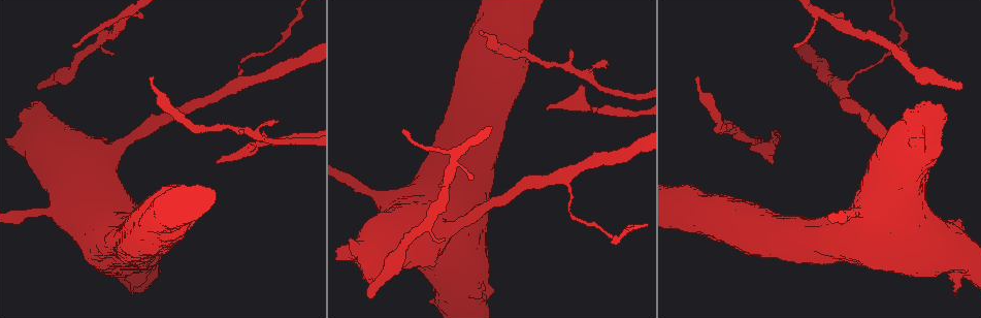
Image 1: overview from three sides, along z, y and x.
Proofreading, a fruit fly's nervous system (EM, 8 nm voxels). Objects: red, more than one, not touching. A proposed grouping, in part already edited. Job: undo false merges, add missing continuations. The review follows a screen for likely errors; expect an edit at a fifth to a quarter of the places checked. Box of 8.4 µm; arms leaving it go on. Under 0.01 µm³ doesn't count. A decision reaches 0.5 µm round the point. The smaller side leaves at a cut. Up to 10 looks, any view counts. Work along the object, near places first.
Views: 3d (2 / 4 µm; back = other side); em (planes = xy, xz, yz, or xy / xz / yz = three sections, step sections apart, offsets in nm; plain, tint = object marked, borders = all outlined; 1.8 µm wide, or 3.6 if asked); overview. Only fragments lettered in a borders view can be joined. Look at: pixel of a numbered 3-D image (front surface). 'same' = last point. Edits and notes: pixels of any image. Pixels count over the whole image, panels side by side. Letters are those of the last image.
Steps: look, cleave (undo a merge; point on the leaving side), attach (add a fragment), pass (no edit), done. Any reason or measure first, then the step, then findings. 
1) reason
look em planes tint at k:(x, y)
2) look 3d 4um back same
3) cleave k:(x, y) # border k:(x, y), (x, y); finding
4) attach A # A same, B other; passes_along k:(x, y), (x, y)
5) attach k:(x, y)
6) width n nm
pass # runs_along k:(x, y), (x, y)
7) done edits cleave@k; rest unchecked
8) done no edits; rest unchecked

calibre changes
look em 3.6um yz step 16 tint at 1:(40, 115)

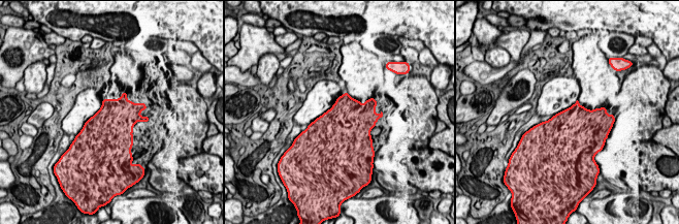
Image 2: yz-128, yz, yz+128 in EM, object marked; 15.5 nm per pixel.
cut it another way
look em 3.6um planes tint same

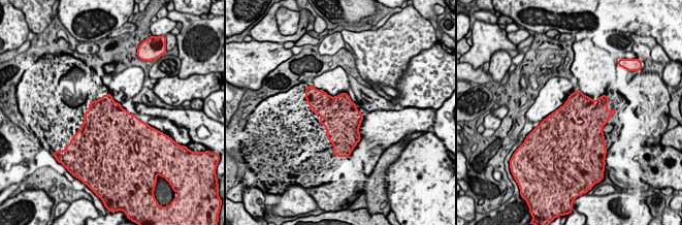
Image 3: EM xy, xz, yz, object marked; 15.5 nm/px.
see the neighbours
look em 3.6um planes borders same

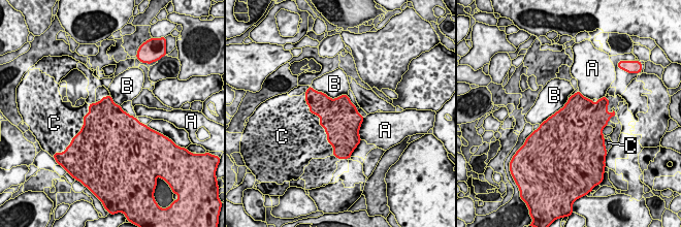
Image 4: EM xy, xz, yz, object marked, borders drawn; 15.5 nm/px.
attach C # A other, B other, C same; passes_along 4:(333, 117), (320, 125), (307, 135); it goes on there

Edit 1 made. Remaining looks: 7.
redraw
look overview

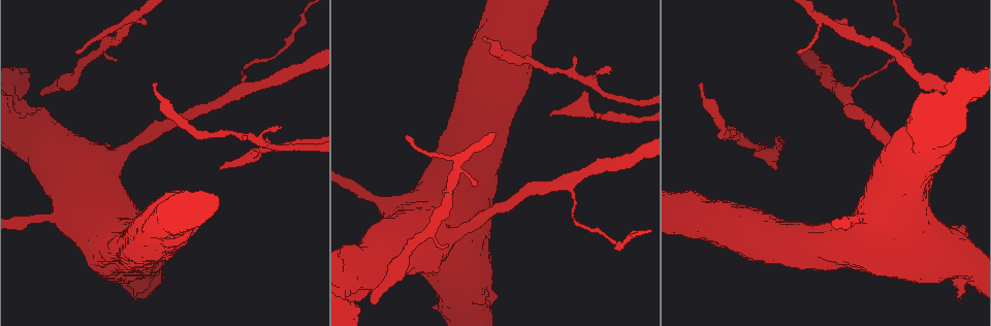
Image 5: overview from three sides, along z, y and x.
sharp bend
look 3d 4um at 5:(943, 237)

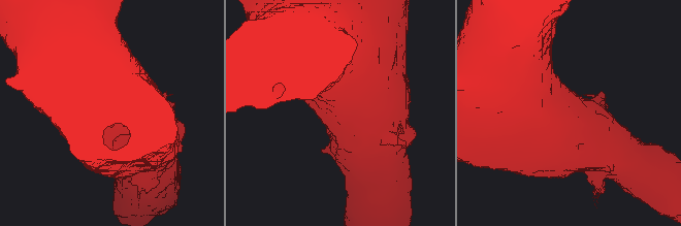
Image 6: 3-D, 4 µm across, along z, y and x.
look em 3.6um planes borders at 6:(572, 109)

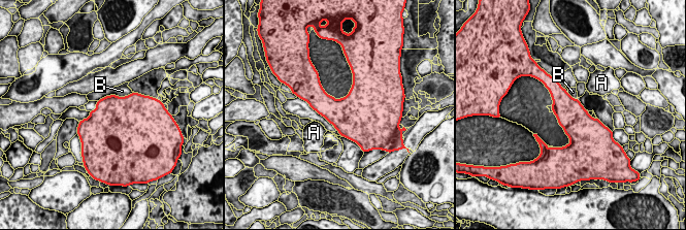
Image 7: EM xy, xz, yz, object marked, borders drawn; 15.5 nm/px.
longest_contact B 600 nm
pass # A other, B other; border 7:(133, 92), (97, 101); all the same cell

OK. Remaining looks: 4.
branch stops here
look 3d 4um at 5:(486, 40)

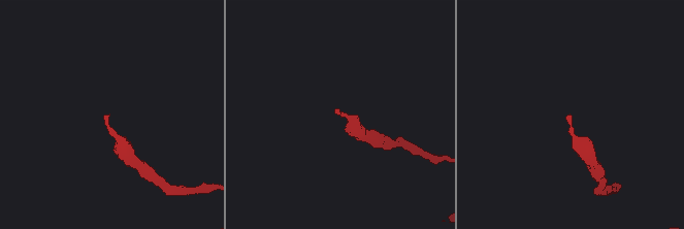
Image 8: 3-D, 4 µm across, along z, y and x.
now the EM
look em planes tint at 8:(105, 117)

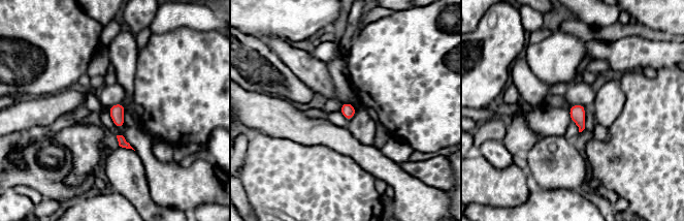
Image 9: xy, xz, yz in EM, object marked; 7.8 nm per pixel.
see the neighbours
look em planes borders same

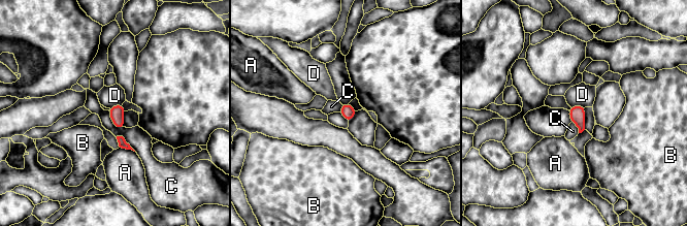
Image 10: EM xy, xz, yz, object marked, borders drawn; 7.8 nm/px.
longest_contact C 190 nm
pass # A other, B other, C other, D other; border 10:(584, 106), (573, 105), (570, 107); none of them fits

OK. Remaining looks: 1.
done edits attach@4; rest unchecked

